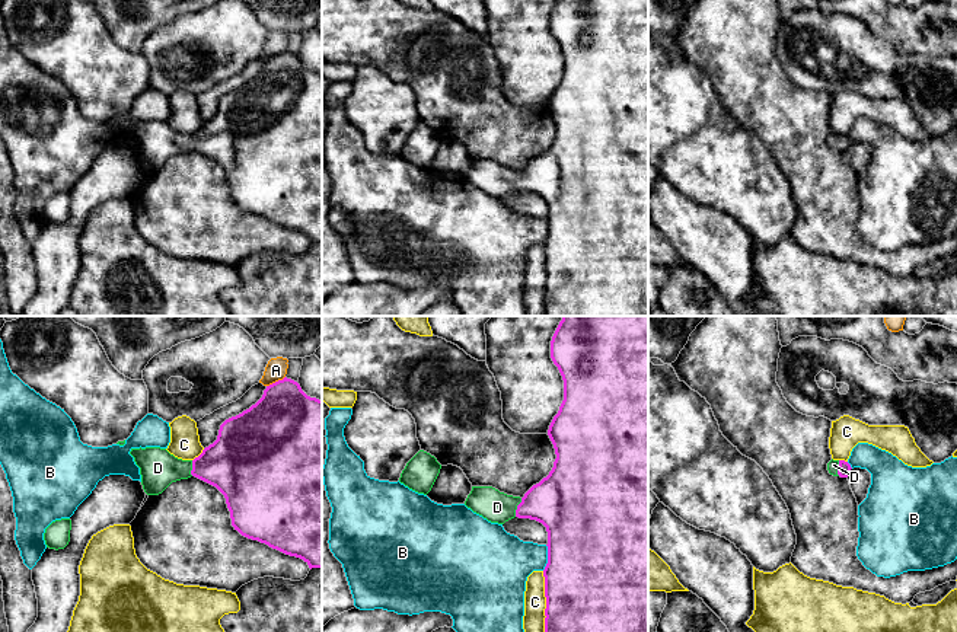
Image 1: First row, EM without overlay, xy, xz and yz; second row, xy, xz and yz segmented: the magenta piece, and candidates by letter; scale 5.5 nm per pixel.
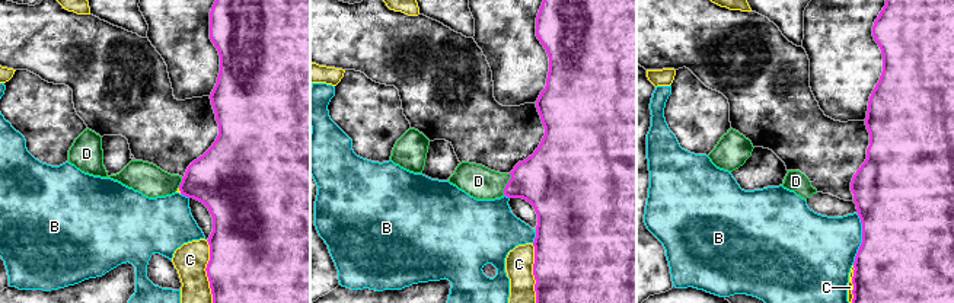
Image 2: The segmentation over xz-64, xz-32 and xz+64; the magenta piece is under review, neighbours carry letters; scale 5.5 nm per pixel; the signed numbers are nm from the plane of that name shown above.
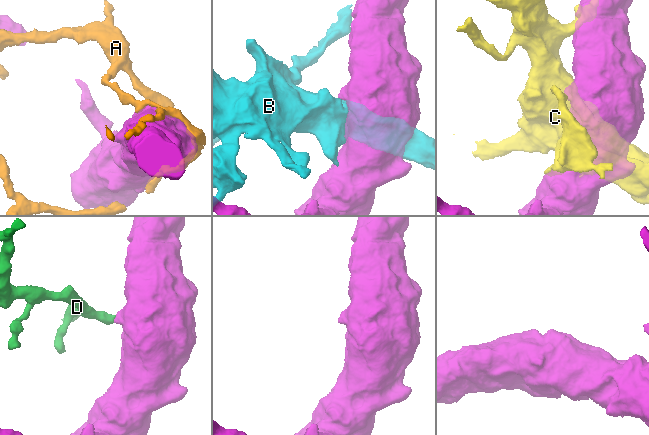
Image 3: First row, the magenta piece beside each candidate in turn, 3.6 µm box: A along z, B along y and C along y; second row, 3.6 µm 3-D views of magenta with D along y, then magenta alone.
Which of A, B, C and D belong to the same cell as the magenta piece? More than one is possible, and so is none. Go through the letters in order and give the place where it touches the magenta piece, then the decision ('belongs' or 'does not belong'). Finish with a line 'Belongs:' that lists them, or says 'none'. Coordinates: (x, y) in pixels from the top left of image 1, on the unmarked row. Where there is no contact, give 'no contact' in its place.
A: meets magenta in xy at (276, 56); does not belong
B: meets magenta in xz at (548, 232); does not belong
C: meets magenta in xz at (546, 280); does not belong
D: meets magenta in xz at (517, 181); belongs
Belongs: D

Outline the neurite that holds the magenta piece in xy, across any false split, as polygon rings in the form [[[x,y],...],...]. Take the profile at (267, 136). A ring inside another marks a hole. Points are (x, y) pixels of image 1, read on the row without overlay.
[[[284,51],[264,64],[262,71],[242,87],[226,93],[217,114],[194,134],[182,134],[166,122],[131,122],[147,169],[162,167],[172,156],[195,150],[216,160],[226,172],[232,200],[242,210],[322,242],[322,74],[307,70],[300,58]]]

